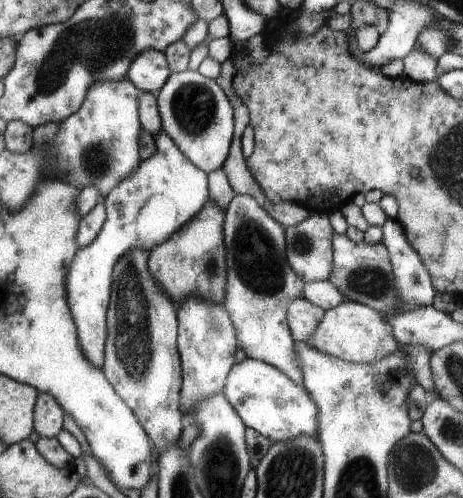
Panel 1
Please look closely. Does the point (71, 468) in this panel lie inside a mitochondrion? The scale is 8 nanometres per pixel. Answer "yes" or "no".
no

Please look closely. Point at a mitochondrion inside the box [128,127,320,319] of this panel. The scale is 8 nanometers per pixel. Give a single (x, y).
(260, 264)

